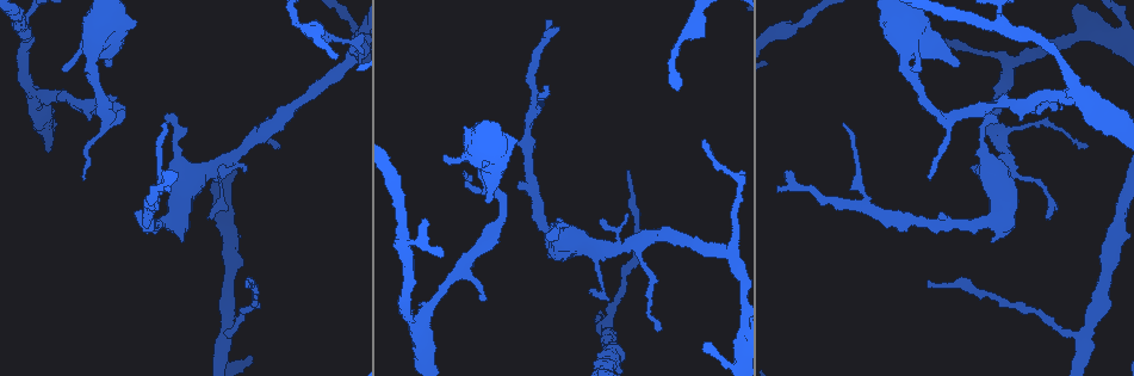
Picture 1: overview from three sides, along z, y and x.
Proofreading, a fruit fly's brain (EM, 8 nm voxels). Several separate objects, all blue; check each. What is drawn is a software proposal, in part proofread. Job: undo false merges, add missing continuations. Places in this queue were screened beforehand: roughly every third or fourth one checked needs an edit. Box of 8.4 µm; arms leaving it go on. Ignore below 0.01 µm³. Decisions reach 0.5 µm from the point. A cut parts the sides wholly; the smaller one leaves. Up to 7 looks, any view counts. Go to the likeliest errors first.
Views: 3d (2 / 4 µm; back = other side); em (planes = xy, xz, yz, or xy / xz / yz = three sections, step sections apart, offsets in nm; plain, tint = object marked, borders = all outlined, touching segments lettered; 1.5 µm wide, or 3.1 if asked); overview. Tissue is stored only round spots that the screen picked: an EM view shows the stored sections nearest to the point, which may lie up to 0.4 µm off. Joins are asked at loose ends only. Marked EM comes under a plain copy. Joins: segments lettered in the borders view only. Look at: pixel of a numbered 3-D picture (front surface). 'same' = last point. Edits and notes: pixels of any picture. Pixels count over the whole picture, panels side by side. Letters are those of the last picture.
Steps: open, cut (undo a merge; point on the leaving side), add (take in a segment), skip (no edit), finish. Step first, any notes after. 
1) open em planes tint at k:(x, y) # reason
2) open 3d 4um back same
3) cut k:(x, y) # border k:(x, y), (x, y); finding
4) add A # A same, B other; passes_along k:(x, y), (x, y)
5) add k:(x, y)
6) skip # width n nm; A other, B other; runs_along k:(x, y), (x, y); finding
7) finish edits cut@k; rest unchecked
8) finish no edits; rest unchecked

open em yz step 8 borders at 1:(167, 123) # an open end

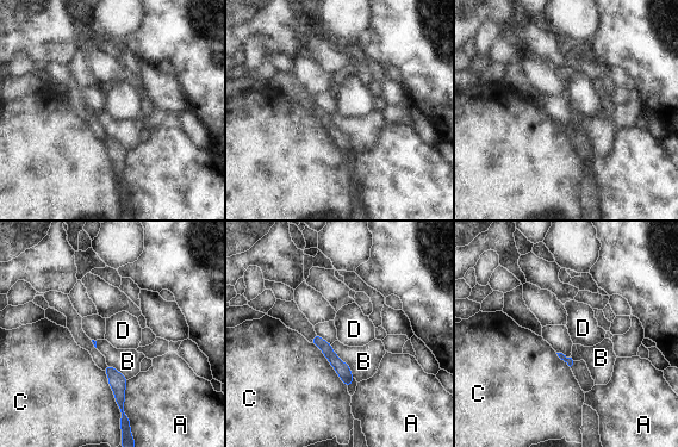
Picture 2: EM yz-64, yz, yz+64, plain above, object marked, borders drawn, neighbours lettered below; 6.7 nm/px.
skip # longest_contact C 400 nm; A other, B other, C other, D other; none of them fits

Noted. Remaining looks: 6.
open 3d 2um at 1:(928, 281) # end of a long branch

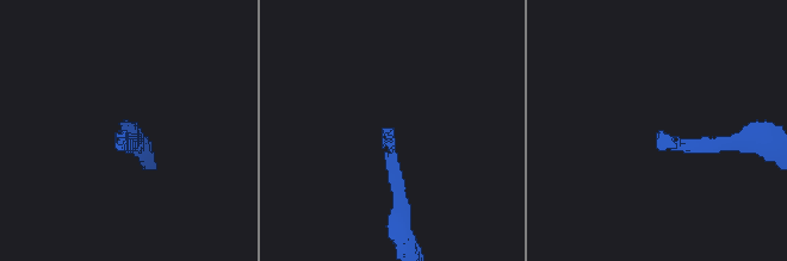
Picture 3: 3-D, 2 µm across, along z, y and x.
open em yz step 8 tint at 3:(391, 128)

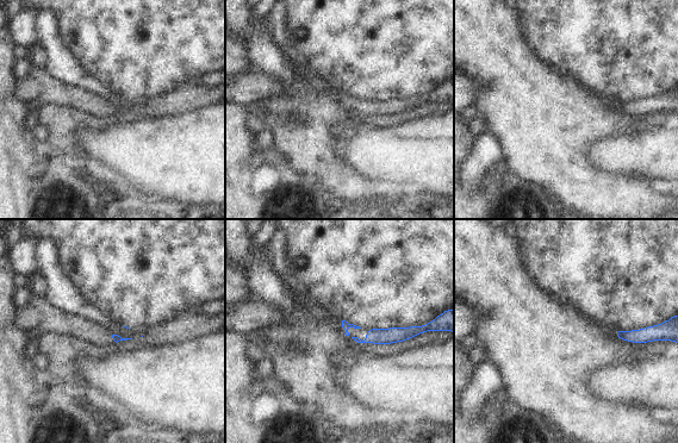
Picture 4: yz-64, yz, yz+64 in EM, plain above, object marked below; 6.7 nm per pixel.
open em planes borders same

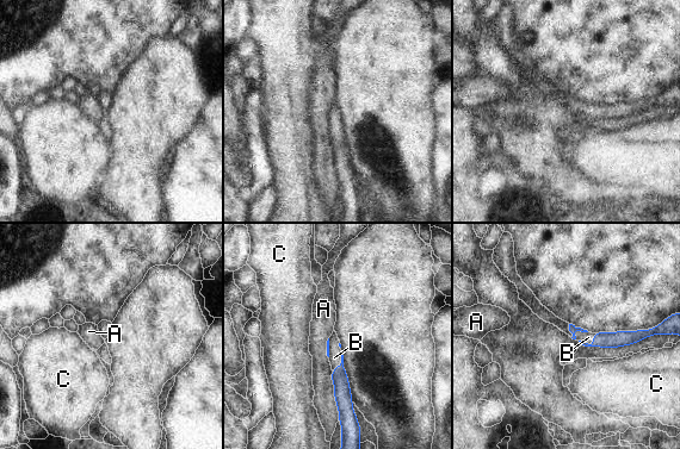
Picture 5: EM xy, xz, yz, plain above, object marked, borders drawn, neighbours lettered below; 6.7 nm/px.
add B # A other, B same, C other; passes_along 5:(573, 329), (575, 331), (588, 337); the neuron continues

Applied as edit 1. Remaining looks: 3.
open em planes borders at 1:(1086, 145) # free end

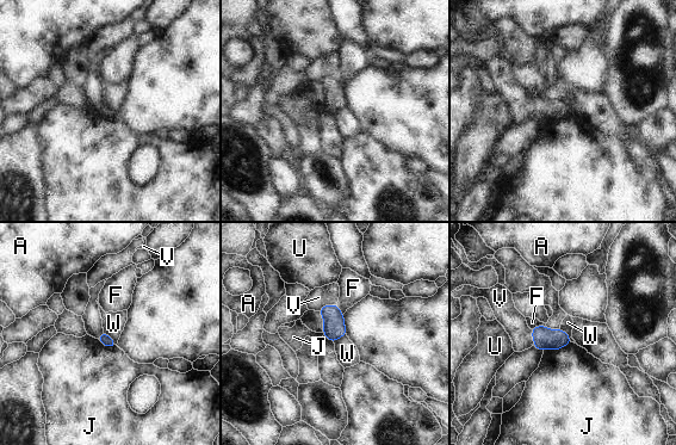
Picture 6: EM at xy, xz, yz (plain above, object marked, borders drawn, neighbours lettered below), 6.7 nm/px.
skip # longest_contact J 200 nm; A other, F other, J other, U other, V other, W other; border 6:(559, 328), (571, 341); no lettered segment goes on from it

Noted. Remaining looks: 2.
finish edits add@5; rest unchecked

